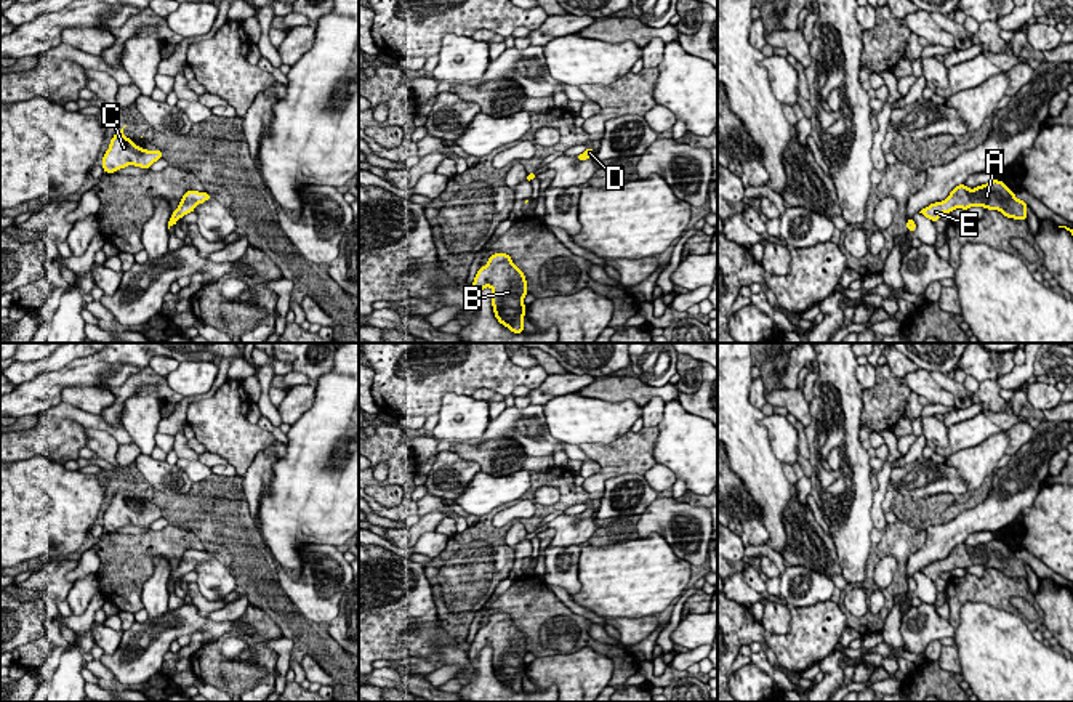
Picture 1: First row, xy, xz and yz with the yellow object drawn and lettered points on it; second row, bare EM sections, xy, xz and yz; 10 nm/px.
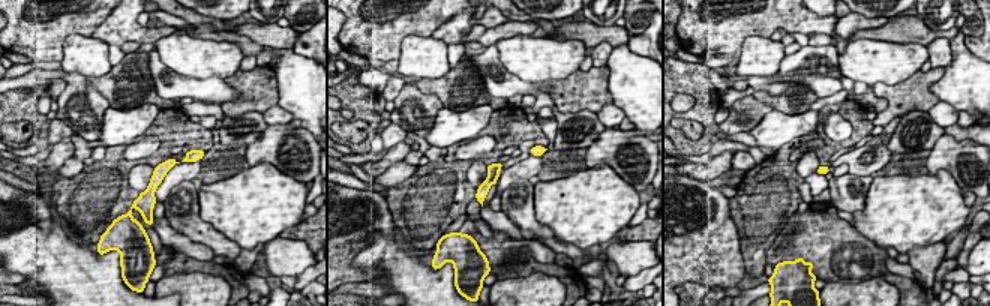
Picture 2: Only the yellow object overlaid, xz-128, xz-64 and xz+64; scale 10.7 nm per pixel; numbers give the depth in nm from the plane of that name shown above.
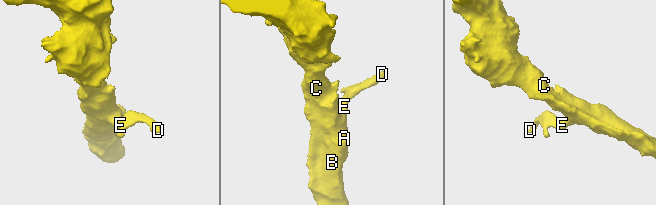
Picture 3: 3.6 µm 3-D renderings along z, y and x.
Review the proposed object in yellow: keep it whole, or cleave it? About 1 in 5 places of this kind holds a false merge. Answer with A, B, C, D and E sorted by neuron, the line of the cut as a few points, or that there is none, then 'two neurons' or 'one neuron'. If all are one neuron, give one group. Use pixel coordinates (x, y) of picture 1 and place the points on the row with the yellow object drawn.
A B C D E; no cut; one neuron

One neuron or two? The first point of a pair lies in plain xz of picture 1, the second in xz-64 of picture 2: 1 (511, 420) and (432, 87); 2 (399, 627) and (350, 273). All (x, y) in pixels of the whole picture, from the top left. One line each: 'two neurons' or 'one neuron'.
1: two neurons
2: one neuron

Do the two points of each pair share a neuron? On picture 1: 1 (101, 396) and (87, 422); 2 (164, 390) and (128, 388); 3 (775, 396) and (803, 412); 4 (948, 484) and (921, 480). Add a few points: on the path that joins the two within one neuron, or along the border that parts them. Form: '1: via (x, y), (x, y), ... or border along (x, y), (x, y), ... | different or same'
1: border along (63, 401), (98, 415) | different
2: via (156, 382), (136, 380) | same
3: via (782, 398), (790, 399), (796, 406) | same
4: via (942, 484), (928, 484) | same

